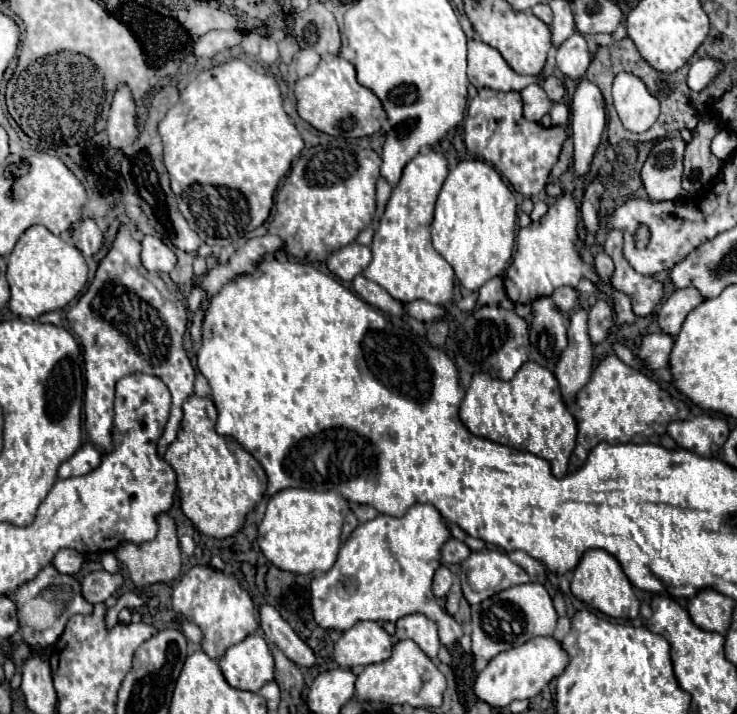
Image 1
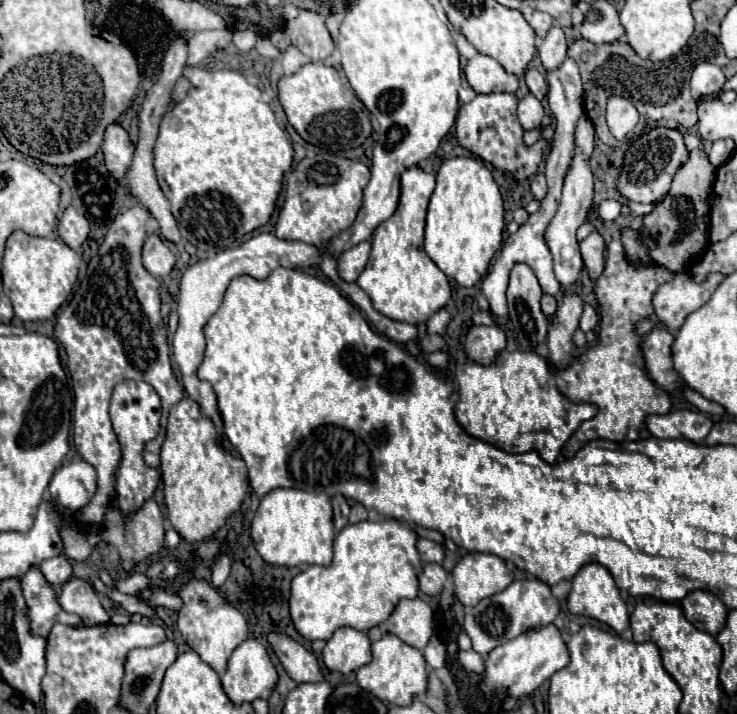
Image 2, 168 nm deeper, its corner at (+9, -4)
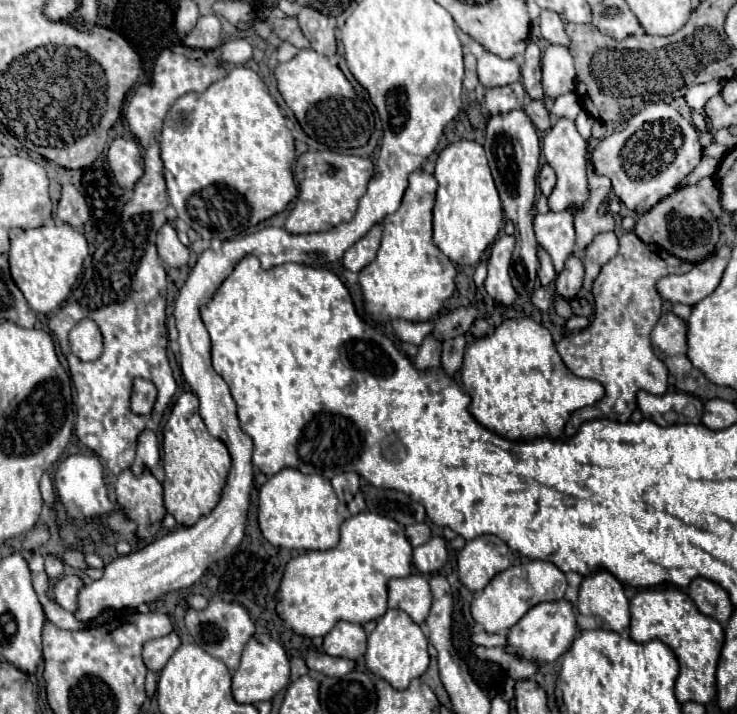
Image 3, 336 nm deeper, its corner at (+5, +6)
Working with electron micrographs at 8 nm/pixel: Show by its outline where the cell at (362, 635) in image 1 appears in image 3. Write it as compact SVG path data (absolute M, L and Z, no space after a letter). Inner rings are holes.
M339 621L325 637L323 643L325 653L331 657L345 657L351 661L357 661L365 655L367 649L367 635L361 625Z

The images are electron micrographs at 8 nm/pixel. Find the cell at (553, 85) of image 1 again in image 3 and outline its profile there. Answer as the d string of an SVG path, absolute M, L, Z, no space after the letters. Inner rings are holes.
M535 43L527 45L525 51L525 65L521 67L523 85L531 99L543 99L543 85L541 85L541 51Z

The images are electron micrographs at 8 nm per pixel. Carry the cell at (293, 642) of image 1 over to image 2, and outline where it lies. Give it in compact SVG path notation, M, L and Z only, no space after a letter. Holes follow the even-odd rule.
M277 633L269 635L269 643L275 649L281 665L285 667L285 671L289 673L289 677L293 681L319 683L325 679L323 671L317 663L317 657L313 653L309 653L301 643L293 641L291 637L277 635Z

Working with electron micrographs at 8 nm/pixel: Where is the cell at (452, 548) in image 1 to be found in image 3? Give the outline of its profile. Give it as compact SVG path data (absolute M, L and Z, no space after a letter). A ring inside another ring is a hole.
M425 523L409 525L409 527L405 527L405 531L407 531L407 539L411 541L413 547L419 547L419 545L423 545L425 541L429 541L429 539L433 537L431 529L429 529Z

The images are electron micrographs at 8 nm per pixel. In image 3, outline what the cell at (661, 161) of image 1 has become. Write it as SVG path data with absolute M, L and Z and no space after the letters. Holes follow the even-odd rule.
M651 103L627 121L627 127L599 141L591 153L593 167L607 175L615 195L633 211L645 213L657 201L677 189L677 183L701 161L699 133L677 109L667 103Z

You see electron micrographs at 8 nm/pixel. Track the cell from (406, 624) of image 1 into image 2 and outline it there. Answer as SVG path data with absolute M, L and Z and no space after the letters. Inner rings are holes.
M415 597L415 599L401 599L397 603L397 607L393 609L393 613L389 615L389 619L383 621L379 627L385 633L395 633L407 645L423 649L427 645L429 637L433 635L433 609L423 599L419 599L419 597Z

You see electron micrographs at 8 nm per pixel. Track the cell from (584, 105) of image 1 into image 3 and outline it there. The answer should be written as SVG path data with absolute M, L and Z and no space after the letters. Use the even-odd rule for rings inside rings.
M567 207L559 213L535 213L533 215L533 229L537 235L537 243L547 249L553 259L555 271L559 273L565 261L571 257L575 249L575 207Z

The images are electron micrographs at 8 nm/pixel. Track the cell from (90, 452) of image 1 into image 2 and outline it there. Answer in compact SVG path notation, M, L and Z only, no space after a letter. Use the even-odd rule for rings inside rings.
M87 461L65 463L55 471L49 491L57 505L79 511L97 491L97 473Z

